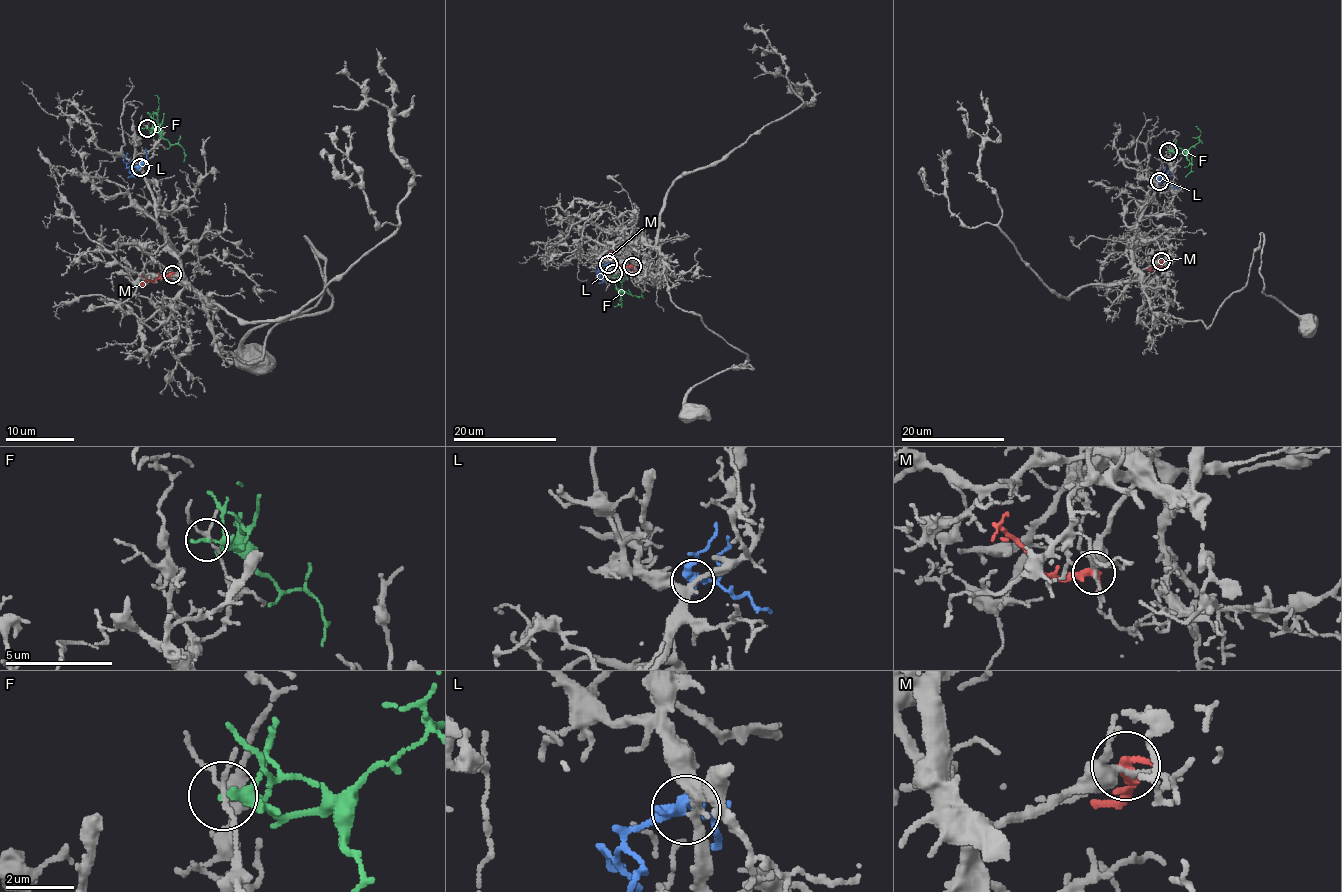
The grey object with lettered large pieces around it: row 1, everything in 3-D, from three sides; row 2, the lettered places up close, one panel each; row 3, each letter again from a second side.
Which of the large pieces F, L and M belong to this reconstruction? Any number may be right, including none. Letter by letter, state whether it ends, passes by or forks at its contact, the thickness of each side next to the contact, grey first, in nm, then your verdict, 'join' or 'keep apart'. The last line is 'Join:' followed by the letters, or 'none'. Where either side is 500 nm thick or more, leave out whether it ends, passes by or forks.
F: it passes by | 110/120 nm | keep apart
L: it passes by | 200/400 nm | join
M: it ends | 320/400 nm | keep apart
Join: L

